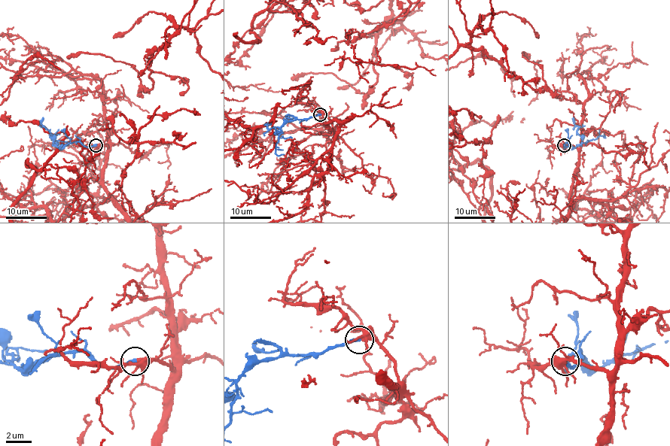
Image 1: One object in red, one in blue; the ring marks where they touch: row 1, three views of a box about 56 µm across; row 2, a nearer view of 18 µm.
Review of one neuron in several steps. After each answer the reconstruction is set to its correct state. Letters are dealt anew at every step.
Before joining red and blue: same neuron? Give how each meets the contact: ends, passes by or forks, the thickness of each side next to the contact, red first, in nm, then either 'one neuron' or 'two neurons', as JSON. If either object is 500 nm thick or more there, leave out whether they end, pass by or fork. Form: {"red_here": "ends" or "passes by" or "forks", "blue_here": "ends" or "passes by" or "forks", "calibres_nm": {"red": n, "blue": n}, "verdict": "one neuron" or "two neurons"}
{"red_here": "forks", "blue_here": "ends", "calibres_nm": {"red": 360, "blue": 320}, "verdict": "one neuron"}

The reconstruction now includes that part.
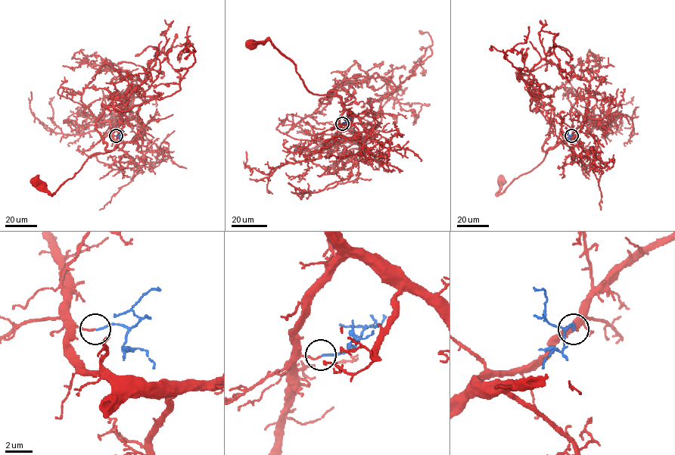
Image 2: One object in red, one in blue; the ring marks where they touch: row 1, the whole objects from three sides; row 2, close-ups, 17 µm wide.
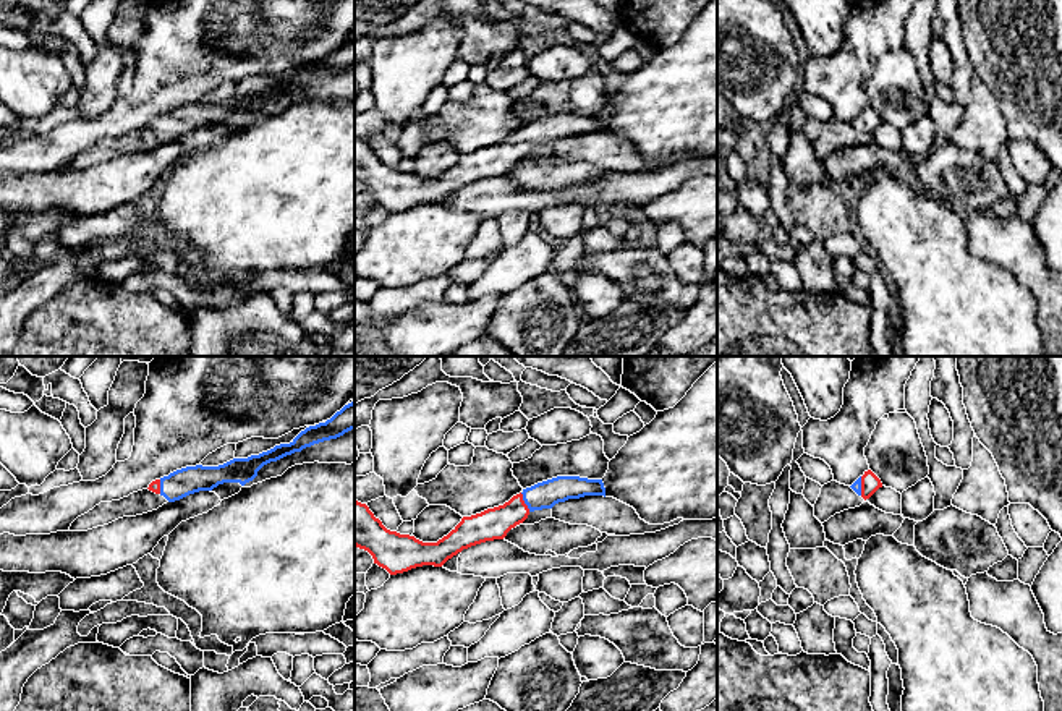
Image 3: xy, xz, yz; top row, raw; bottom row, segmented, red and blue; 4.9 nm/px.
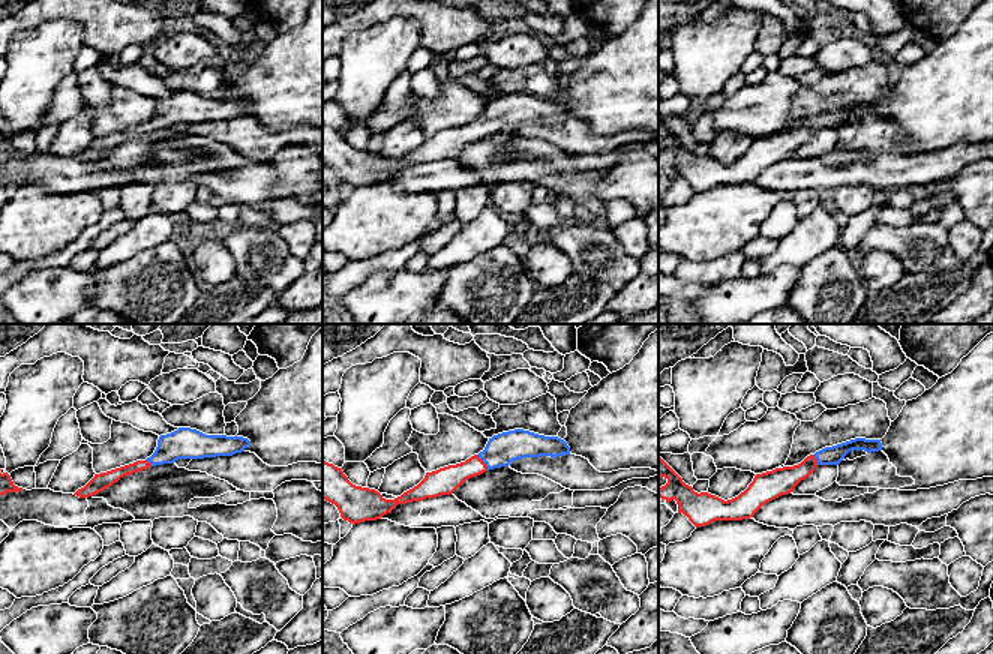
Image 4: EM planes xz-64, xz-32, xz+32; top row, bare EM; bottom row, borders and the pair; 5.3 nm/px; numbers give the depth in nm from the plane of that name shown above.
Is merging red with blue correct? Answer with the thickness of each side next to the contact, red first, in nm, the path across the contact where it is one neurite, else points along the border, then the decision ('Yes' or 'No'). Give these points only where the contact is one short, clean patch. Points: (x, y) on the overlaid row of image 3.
Thickness 160 nm (red) against 140 nm. Path across: xz (494, 523), (512, 514), (523, 502), (546, 494). Yes

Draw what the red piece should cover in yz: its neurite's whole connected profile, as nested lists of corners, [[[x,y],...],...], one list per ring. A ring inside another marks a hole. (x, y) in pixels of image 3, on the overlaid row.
[[[864,471],[863,476],[860,476],[852,486],[850,486],[858,496],[861,496],[864,500],[869,499],[879,487],[882,487],[881,479],[871,471]]]

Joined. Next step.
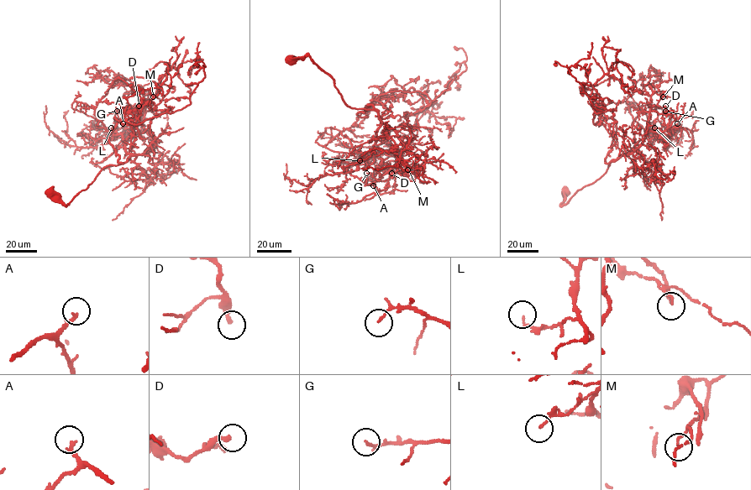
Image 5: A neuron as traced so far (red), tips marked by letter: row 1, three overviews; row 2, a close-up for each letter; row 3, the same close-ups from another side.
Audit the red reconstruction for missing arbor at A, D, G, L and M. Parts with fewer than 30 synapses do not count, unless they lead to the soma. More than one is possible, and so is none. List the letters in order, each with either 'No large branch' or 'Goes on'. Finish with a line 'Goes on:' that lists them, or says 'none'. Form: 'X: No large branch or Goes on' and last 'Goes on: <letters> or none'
A: Goes on
D: No large branch
G: No large branch
L: No large branch
M: No large branch
Goes on: A

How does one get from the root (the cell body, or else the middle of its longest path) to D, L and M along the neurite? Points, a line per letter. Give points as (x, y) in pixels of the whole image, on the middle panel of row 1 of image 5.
D: (291, 59), (308, 55), (333, 80), (348, 106), (375, 111), (393, 130), (406, 148), (390, 161), (391, 173)
L: (291, 59), (308, 55), (333, 80), (348, 106), (377, 112), (381, 123), (375, 148), (359, 160)
M: (291, 59), (308, 55), (333, 80), (348, 106), (375, 111), (406, 145), (396, 152), (395, 163), (407, 169)

